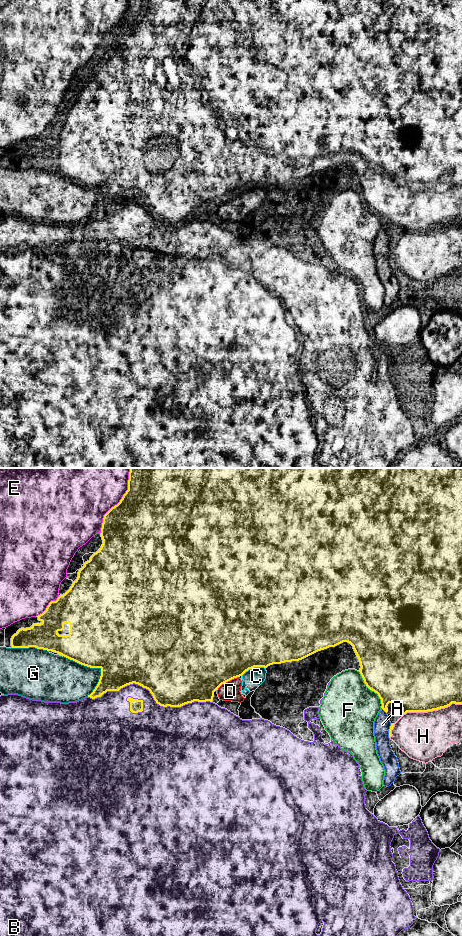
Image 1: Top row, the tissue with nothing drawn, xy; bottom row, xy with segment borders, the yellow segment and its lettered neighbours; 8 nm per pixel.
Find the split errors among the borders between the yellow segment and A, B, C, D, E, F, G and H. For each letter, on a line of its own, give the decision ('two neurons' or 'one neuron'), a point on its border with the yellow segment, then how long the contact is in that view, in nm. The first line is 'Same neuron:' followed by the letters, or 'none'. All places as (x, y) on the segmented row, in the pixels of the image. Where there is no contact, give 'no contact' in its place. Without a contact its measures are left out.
Same neuron: none
A: two neurons; contact xy (383, 709); length 70 nm
B: two neurons; contact xy (151, 693); length 1000 nm
C: two neurons; contact xy (253, 667); length 220 nm
D: two neurons; contact xy (227, 681); length 220 nm
E: two neurons; contact xy (120, 501); length 550 nm
F: two neurons; contact xy (371, 689); length 340 nm
G: two neurons; contact xy (95, 667); length 400 nm
H: two neurons; contact xy (432, 710); length 480 nm

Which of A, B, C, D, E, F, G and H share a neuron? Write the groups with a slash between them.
A / B / C D / E / F / G / H

